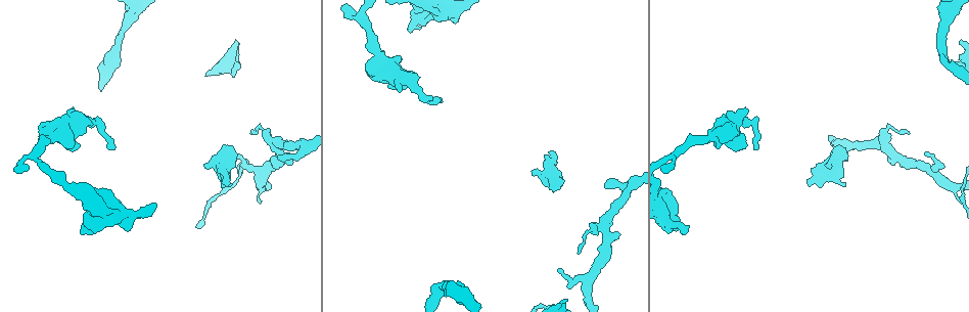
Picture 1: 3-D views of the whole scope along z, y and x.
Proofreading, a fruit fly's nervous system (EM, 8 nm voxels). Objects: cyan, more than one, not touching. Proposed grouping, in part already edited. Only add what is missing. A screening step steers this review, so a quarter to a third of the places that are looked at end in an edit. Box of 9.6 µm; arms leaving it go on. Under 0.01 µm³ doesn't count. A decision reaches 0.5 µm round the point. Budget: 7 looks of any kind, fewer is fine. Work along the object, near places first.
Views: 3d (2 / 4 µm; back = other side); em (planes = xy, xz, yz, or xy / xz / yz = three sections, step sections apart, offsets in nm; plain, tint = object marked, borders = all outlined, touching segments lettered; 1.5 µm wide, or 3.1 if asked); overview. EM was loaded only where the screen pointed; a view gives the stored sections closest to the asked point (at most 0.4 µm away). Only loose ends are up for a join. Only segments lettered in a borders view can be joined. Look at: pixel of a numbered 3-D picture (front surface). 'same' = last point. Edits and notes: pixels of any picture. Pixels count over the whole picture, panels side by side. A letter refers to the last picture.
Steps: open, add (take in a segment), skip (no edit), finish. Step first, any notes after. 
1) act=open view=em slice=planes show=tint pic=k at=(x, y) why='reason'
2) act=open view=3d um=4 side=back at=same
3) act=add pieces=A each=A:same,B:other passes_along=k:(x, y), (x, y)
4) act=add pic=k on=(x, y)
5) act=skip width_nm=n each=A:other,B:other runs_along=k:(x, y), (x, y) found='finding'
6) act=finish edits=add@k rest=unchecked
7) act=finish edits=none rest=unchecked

act=open view=em slice=xy step=4 show=borders pic=1 at=(82, 233) why='free end'

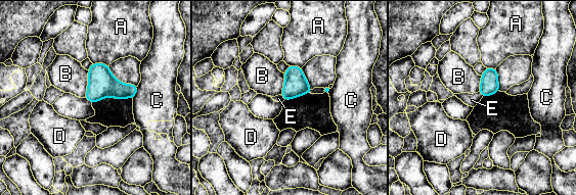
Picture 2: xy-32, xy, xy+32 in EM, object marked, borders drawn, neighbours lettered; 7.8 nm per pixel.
act=open view=em slice=xz step=8 show=borders at=same why='another direction'

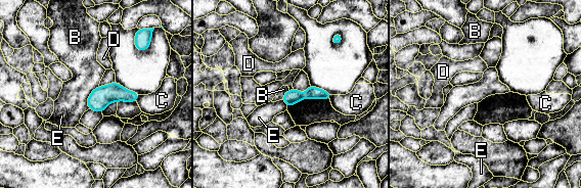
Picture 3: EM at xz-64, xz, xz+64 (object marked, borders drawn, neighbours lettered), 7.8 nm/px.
act=skip width_nm=120 each=B:other,C:other,D:other,E:other border=3:(98, 85), (88, 97), (88, 108) found='none of them fits'

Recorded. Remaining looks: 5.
act=open view=3d um=2 pic=1 at=(114, 149)

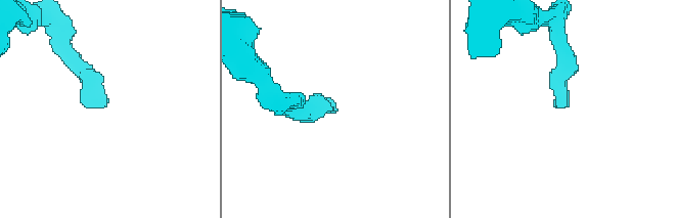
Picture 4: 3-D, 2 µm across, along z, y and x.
act=open view=em slice=planes show=borders pic=4 at=(106, 105)

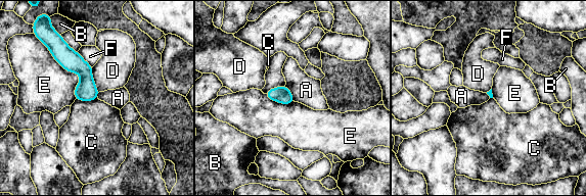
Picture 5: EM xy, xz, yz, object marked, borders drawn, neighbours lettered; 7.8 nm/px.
act=skip longest_contact=E:460nm each=A:other,B:other,C:other,D:other,E:other,F:other found='none of them fits'

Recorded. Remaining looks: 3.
act=open view=em slice=yz step=4 show=borders pic=1 at=(551, 188) why='an open end'

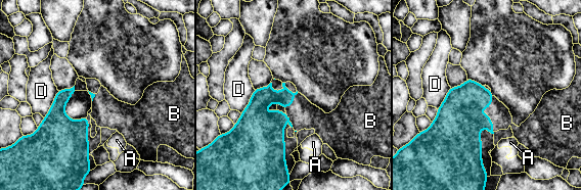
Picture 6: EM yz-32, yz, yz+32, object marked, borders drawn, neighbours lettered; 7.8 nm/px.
act=open view=em slice=planes show=borders at=same why='another direction'

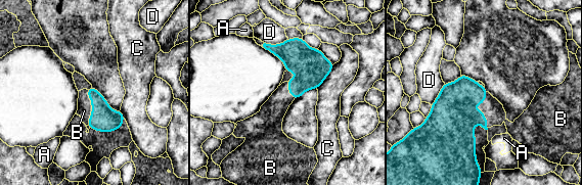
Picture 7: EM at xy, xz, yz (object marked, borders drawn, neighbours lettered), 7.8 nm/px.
act=add pieces=B each=A:other,B:same,C:other,D:other passes_along=7:(103, 119), (92, 107), (84, 110) found='the neuron continues'

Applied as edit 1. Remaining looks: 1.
act=finish edits=add@7 rest=unchecked

